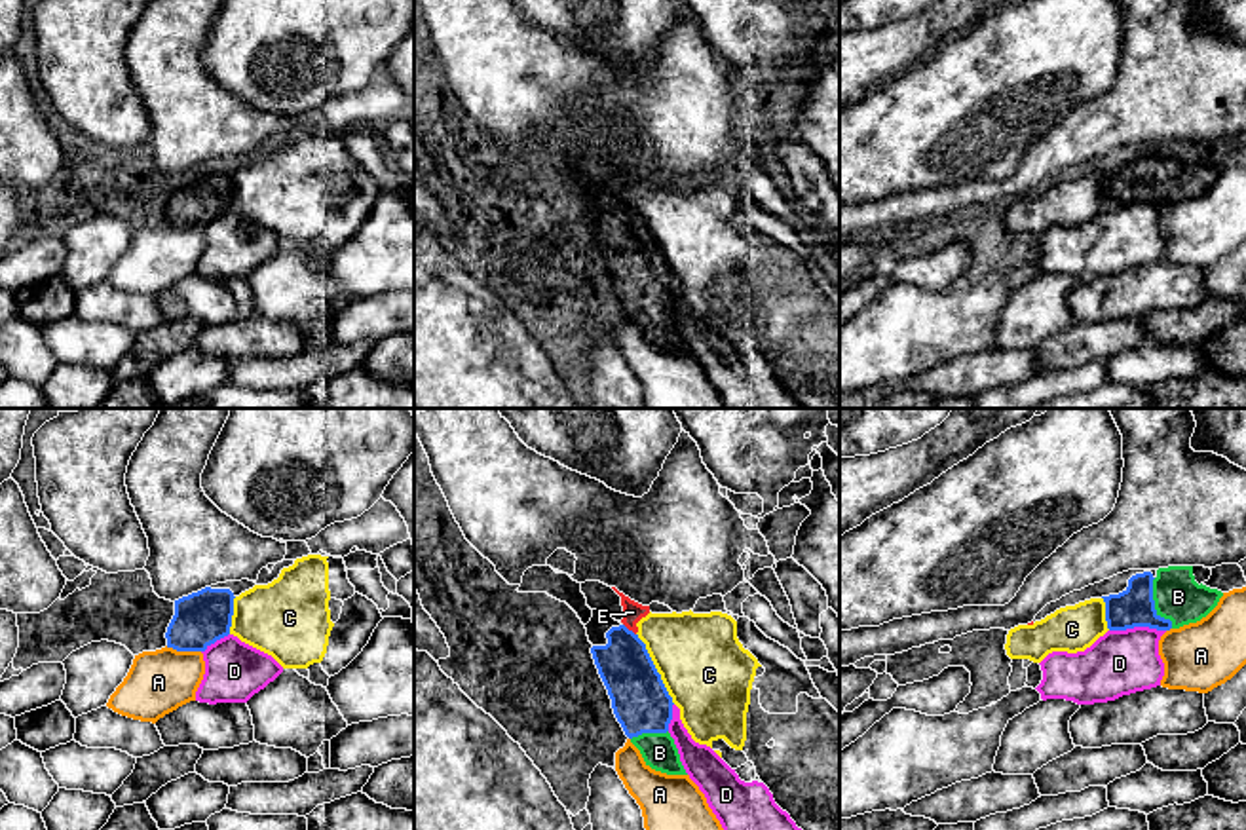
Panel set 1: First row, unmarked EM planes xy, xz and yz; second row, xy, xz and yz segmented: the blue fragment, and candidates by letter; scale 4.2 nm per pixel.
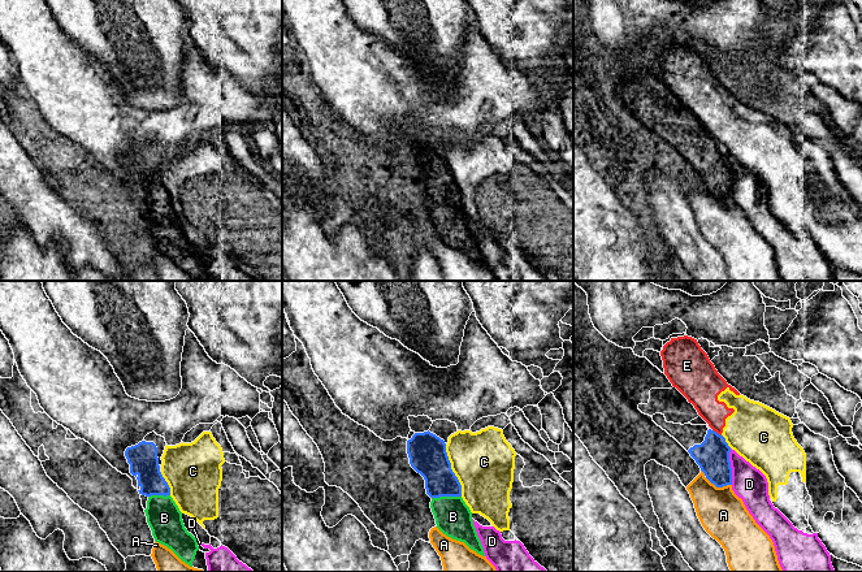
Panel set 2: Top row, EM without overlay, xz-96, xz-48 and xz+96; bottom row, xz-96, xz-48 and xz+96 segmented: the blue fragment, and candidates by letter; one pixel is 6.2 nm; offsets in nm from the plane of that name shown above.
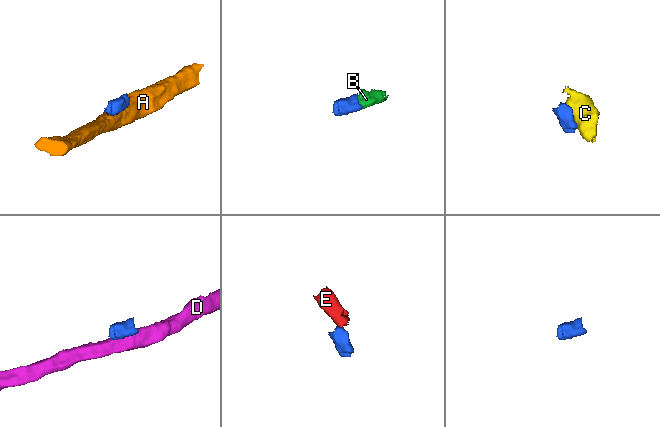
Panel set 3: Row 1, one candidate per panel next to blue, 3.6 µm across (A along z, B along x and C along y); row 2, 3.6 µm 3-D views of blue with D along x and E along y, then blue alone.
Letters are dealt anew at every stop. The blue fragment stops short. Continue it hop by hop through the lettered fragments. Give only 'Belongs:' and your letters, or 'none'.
Belongs: B

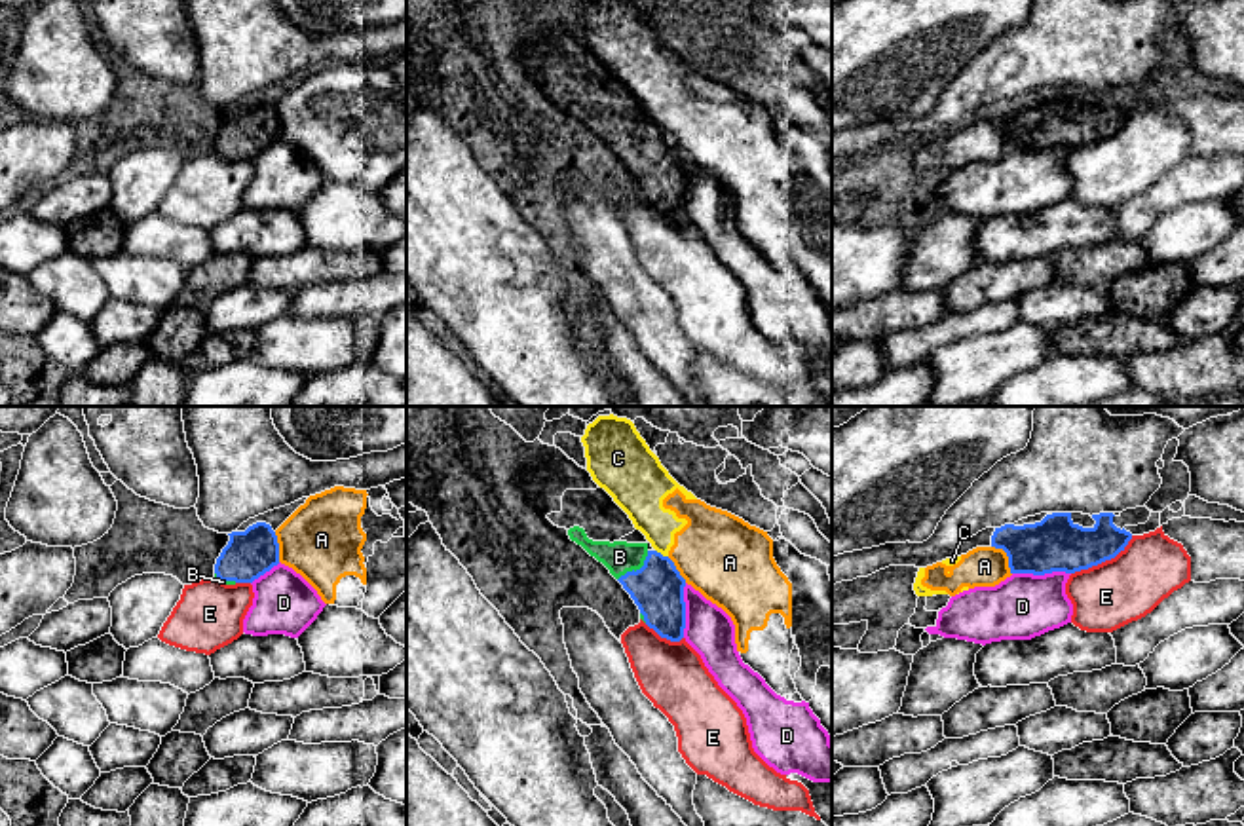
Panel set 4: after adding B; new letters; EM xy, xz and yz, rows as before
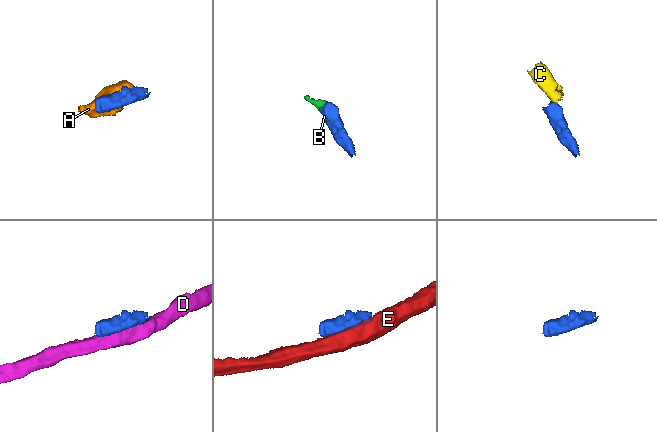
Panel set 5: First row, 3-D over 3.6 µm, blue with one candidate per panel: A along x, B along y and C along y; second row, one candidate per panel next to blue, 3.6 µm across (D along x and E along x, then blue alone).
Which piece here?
Belongs: B

